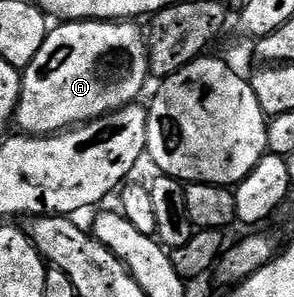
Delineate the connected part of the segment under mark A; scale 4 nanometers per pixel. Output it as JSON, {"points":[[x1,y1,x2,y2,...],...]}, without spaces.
{"points":[[73,20,53,27,42,42,42,50,23,69,20,78,20,100,16,103,16,124,21,133,30,136,54,136,99,116,109,116,119,108,137,103,144,92,144,83,150,80,148,42,145,29,136,22,110,20]]}

